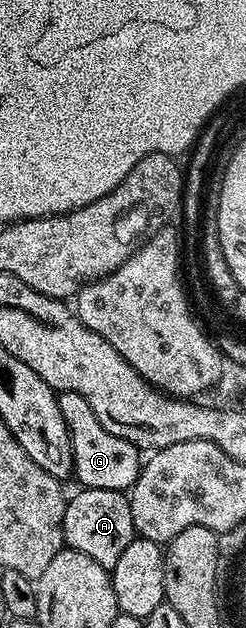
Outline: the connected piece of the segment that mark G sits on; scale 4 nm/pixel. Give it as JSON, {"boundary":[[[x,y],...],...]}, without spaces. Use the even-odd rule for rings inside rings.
{"boundary":[[[59,393],[58,398],[61,415],[65,415],[65,423],[69,427],[69,435],[71,436],[73,459],[75,460],[74,480],[79,480],[78,484],[84,489],[130,490],[141,468],[141,451],[139,448],[117,435],[109,435],[109,431],[105,431],[105,427],[101,427],[97,415],[93,415],[93,407],[89,407],[89,403],[85,403],[85,399],[81,395],[76,393]]]}

